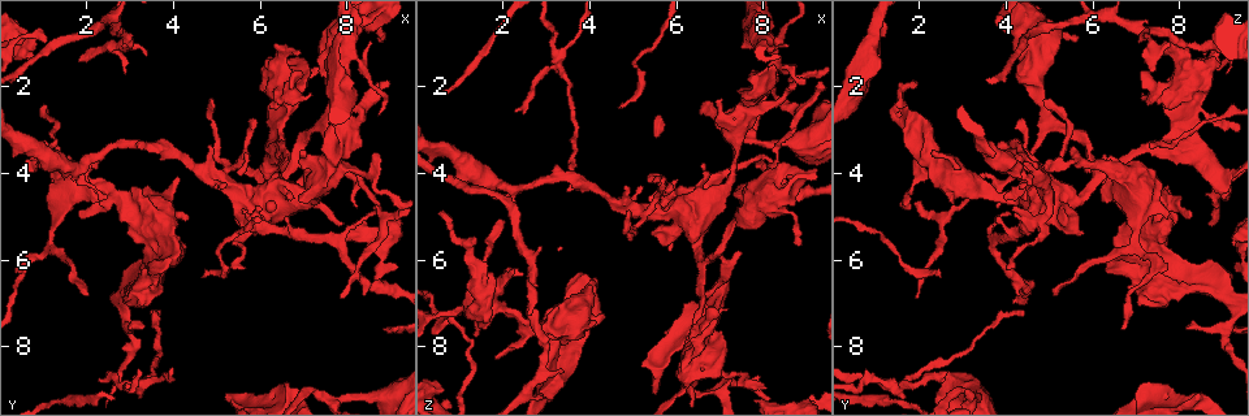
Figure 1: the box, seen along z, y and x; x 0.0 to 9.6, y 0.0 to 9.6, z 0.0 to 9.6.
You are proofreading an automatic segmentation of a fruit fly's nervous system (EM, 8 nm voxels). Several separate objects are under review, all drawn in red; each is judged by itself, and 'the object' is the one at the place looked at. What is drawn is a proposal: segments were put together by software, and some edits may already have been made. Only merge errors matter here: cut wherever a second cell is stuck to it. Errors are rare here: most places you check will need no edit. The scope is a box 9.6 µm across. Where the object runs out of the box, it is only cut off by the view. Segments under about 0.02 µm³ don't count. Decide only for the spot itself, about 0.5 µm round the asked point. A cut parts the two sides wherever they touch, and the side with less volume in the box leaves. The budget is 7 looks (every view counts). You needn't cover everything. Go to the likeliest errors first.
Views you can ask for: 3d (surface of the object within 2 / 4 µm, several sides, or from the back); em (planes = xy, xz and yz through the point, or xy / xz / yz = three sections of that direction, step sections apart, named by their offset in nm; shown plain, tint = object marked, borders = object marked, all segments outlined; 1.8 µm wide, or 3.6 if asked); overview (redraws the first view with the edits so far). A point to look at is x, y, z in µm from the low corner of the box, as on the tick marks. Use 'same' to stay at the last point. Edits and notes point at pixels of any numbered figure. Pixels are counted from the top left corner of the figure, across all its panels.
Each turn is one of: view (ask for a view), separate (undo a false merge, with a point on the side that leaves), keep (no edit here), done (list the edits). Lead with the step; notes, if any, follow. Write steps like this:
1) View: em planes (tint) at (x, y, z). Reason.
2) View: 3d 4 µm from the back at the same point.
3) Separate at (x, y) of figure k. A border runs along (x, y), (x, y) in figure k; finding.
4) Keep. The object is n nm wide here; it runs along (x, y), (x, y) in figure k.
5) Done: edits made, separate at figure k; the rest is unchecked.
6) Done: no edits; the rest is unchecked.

View: em 3.6 µm planes (borders) at (3.25, 8.90, 1.45). Branch point.

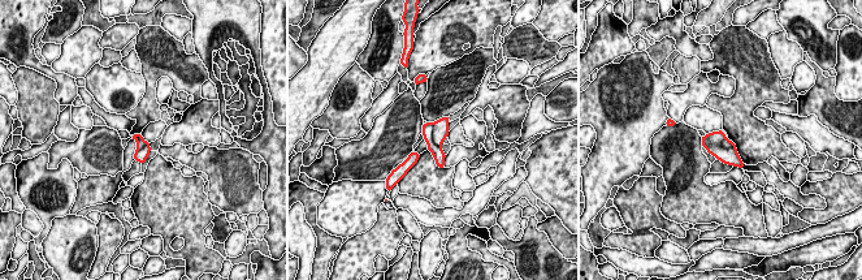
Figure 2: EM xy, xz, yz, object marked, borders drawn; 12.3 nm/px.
Separate at (441, 126) of figure 2. The object is 170 nm wide here; a border runs along (432, 124), (432, 140), (440, 147) in figure 2; two cells meet here.

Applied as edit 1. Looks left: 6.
View: overview.

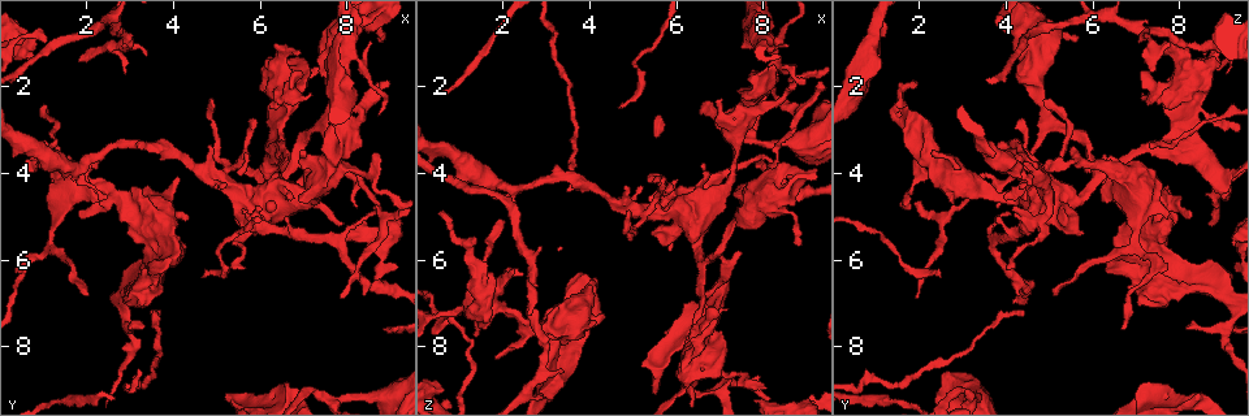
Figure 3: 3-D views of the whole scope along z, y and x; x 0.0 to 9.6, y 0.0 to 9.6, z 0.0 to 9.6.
View: 3d 4 µm at (5.05, 4.20, 4.95). Calibre changes.

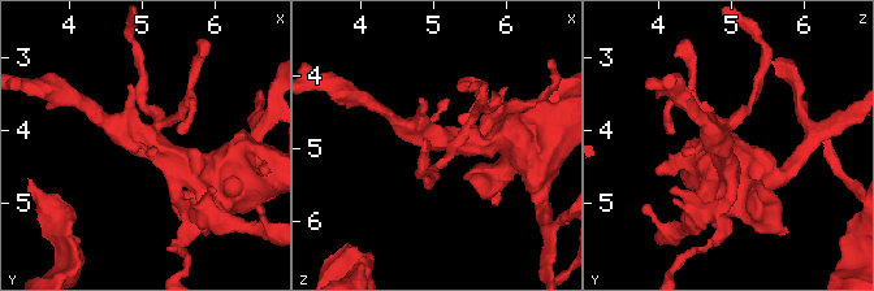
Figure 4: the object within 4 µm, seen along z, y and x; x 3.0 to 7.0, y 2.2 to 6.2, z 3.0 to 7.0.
View: em xz step 4 (tint) at (5.15, 4.15, 4.85).

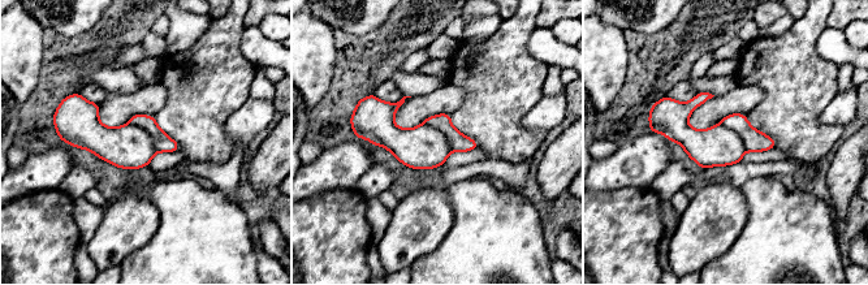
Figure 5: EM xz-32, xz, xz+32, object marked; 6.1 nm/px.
View: em yz step 16 (tint) at the same point.

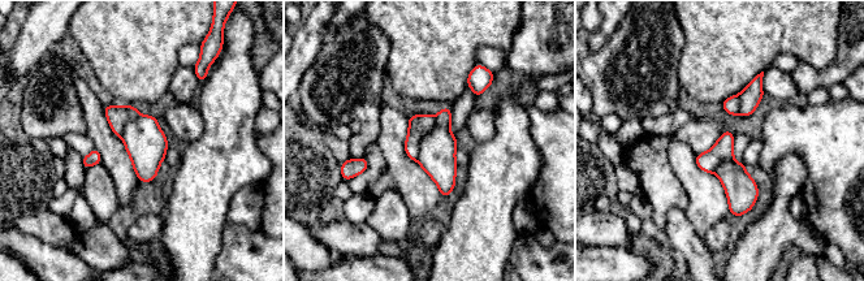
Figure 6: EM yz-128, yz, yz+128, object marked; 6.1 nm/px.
Separate at (436, 155) of figure 6. A border runs along (435, 117), (417, 160) in figure 6; a second cell is stuck on.

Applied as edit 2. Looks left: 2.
View: overview.

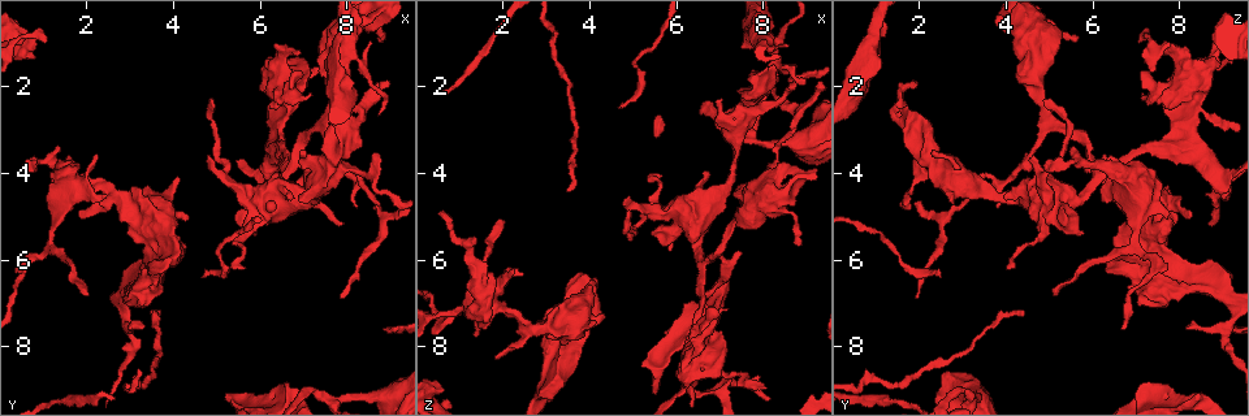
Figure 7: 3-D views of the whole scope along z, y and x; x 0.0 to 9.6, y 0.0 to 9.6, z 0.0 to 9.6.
View: em 3.6 µm planes (tint) at (6.40, 1.60, 8.10). Sudden change in width.

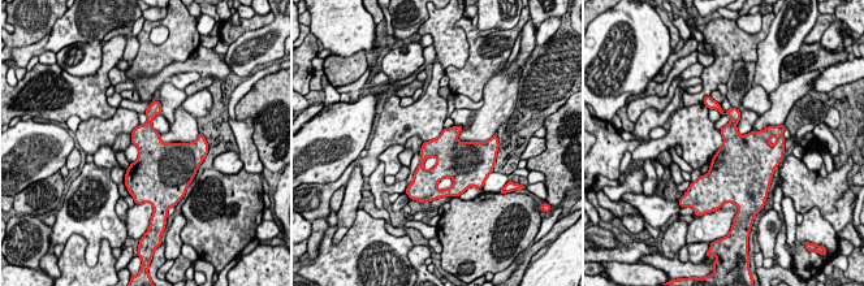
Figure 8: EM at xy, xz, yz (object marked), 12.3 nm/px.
Keep. All the same cell.

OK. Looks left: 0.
Done: edits made, separate at figure 2, separate at figure 6; the rest is unchecked.

